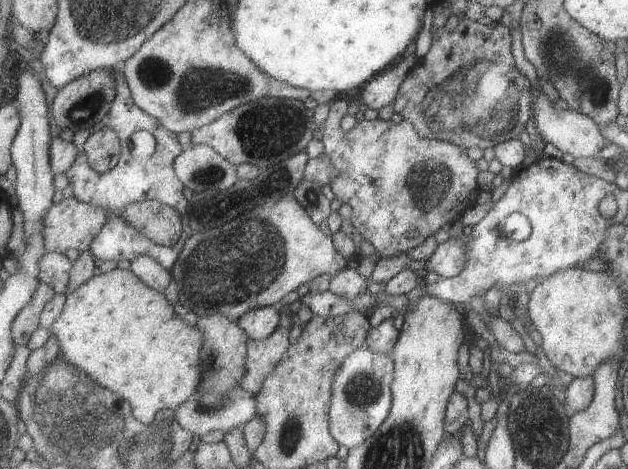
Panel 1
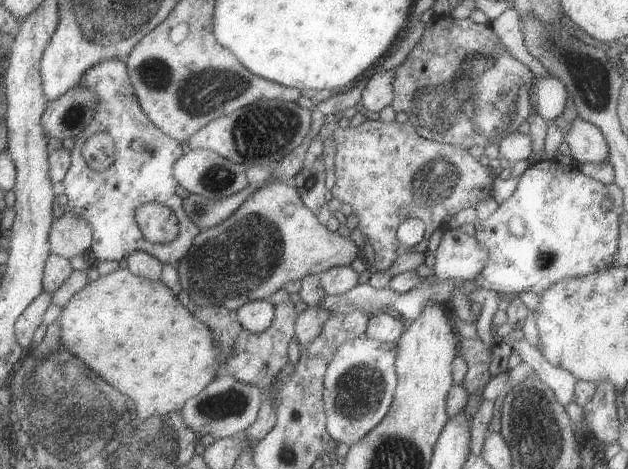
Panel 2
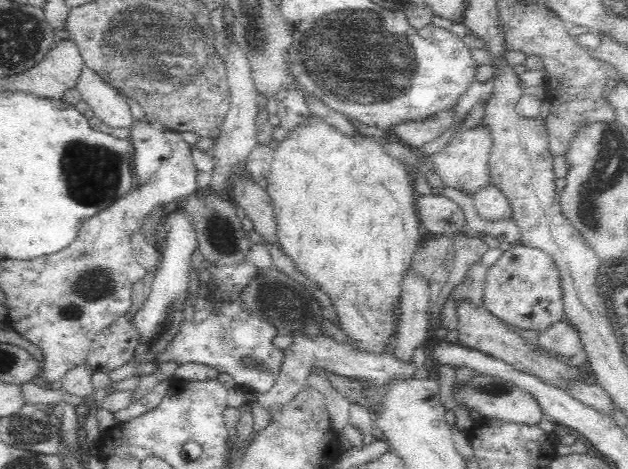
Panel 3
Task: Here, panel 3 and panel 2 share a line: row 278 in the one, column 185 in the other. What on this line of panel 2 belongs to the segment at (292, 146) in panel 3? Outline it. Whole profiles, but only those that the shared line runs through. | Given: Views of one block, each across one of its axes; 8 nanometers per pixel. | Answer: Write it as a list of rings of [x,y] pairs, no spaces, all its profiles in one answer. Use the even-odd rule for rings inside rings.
[[[129,268],[120,269],[109,273],[108,275],[100,275],[98,279],[91,281],[88,285],[73,296],[71,300],[63,307],[60,315],[60,321],[63,327],[64,347],[77,355],[89,368],[92,368],[98,375],[103,376],[111,386],[117,386],[117,390],[121,390],[123,394],[129,394],[129,398],[133,398],[136,402],[138,417],[142,421],[146,421],[155,415],[169,414],[177,412],[184,408],[185,403],[194,396],[201,394],[211,381],[217,377],[221,366],[221,360],[218,357],[218,347],[214,342],[214,335],[211,328],[204,322],[201,322],[195,315],[189,314],[187,308],[183,308],[179,304],[179,300],[175,298],[175,294],[163,284],[161,281],[153,282],[152,280],[137,276]]]

